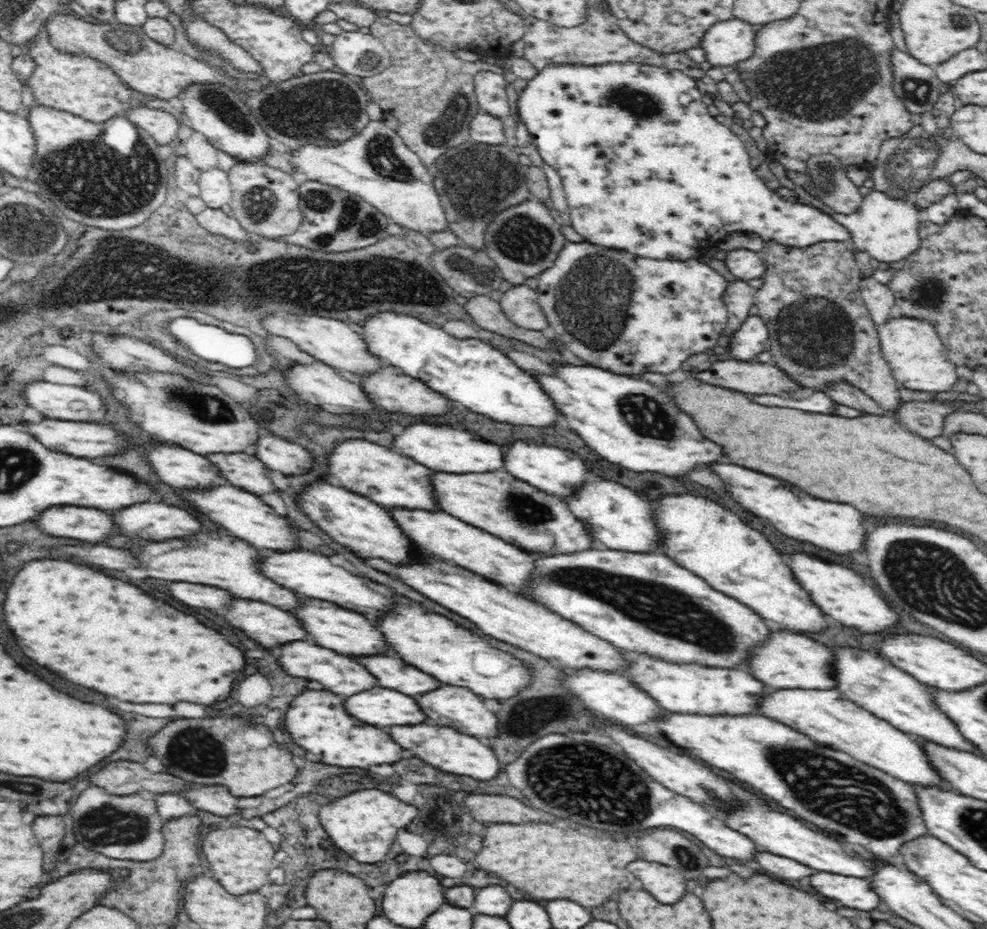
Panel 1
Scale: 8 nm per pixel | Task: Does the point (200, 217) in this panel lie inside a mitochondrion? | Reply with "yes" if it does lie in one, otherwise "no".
no

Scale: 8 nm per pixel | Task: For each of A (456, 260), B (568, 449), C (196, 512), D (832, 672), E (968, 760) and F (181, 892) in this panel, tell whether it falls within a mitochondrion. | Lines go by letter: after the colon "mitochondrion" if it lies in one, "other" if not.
A: mitochondrion
B: other
C: other
D: other
E: other
F: other

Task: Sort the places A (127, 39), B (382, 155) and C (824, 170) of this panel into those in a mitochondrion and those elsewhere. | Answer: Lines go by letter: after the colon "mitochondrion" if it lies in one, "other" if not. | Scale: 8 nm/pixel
A: mitochondrion
B: mitochondrion
C: mitochondrion

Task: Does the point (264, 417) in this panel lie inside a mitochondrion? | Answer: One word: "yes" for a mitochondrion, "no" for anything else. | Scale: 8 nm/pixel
no

